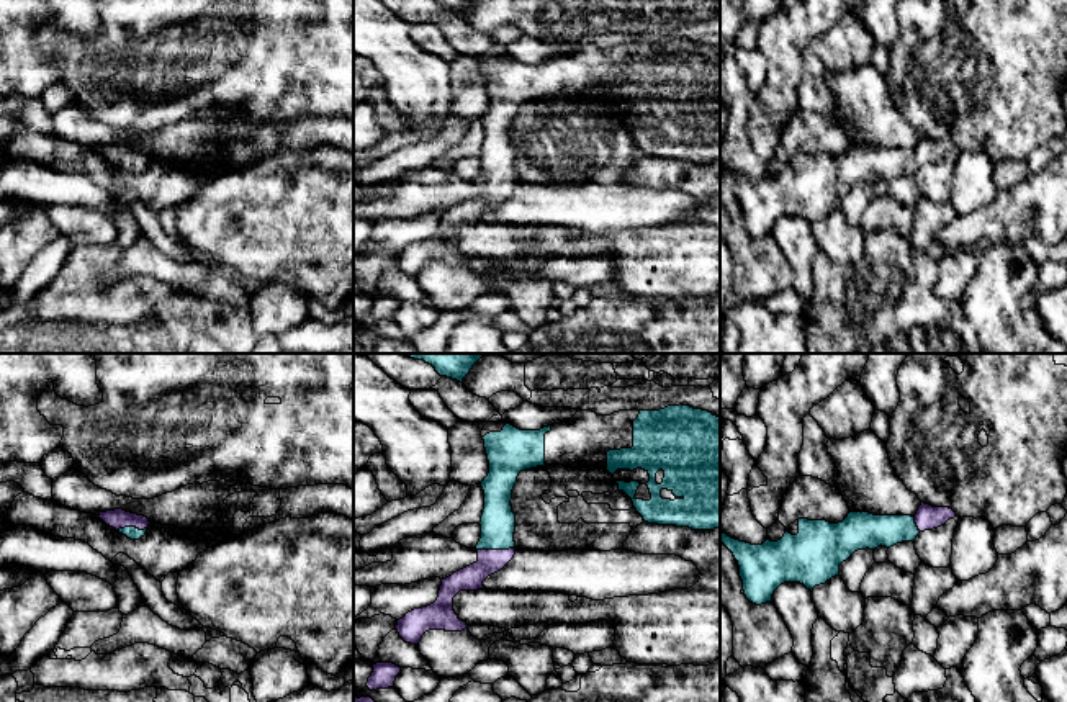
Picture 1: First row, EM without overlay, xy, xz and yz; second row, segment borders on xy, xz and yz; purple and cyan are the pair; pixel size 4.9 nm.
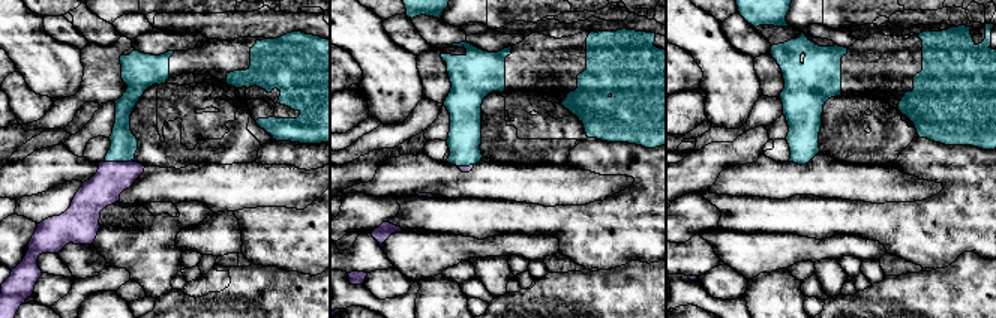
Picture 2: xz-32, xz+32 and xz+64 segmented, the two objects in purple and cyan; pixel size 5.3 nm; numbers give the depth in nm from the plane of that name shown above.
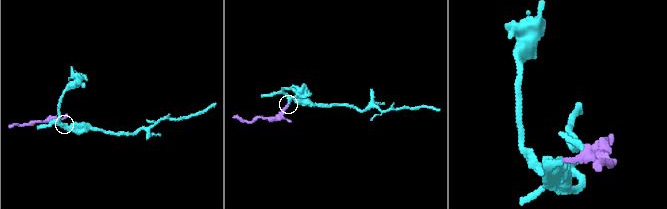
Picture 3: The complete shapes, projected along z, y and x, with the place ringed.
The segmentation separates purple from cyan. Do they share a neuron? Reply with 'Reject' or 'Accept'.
Accept

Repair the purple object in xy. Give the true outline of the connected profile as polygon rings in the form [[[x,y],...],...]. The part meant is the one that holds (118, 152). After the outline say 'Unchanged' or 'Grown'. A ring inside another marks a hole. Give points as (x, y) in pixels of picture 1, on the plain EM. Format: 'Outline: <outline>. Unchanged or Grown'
Outline: [[[123,142],[100,146],[98,149],[106,159],[116,162],[131,173],[144,170],[151,157],[147,151],[131,147]]]. Grown

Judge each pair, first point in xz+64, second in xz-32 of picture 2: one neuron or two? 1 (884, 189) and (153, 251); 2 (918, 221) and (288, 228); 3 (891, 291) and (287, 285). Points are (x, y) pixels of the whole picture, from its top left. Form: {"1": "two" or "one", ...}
{"1": "two", "2": "one", "3": "one"}

